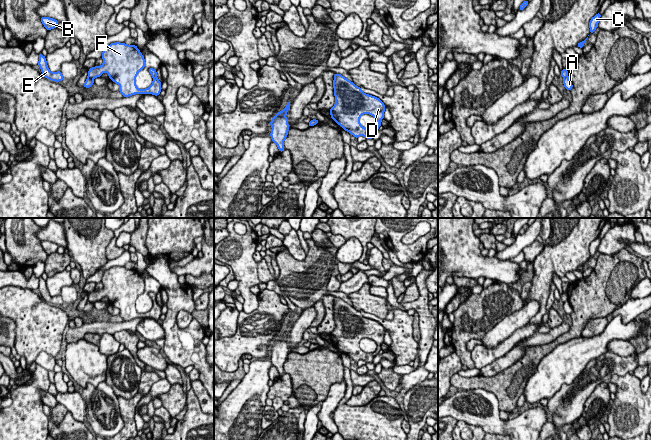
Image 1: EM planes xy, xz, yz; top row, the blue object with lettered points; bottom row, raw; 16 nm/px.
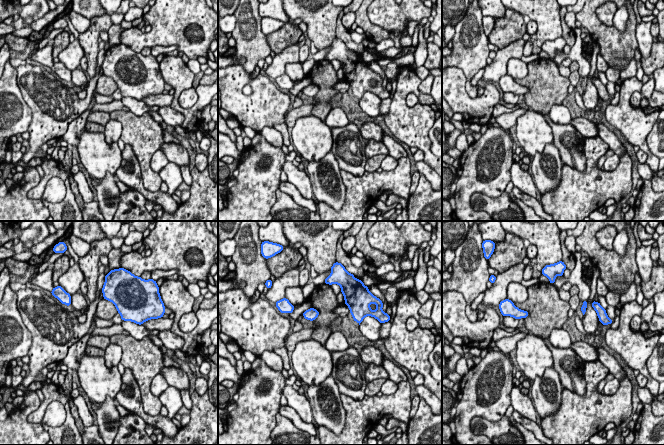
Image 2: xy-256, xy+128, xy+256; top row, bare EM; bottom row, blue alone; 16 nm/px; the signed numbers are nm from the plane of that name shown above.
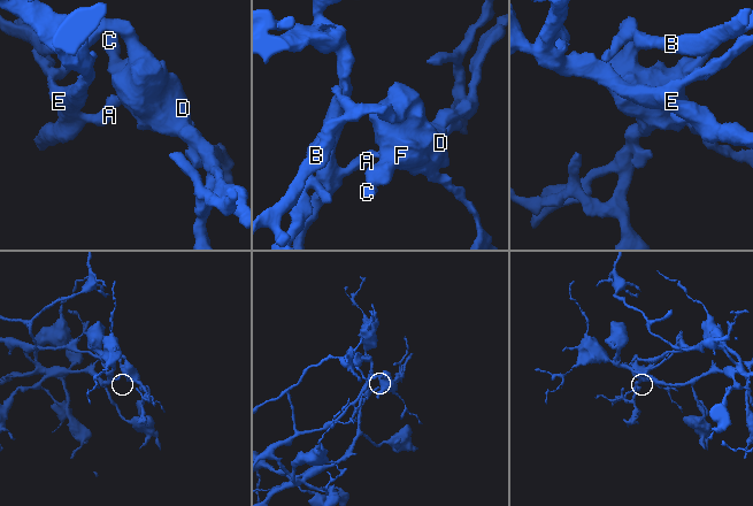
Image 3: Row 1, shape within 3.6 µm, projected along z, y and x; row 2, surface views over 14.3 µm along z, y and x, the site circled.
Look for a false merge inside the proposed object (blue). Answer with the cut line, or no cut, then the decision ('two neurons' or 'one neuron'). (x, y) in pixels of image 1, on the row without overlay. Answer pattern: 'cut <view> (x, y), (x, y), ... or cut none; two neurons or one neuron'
cut xy (88, 300), (93, 303); two neurons

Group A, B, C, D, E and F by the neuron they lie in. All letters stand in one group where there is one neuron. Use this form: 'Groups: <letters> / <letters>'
Groups: A E / B C D F

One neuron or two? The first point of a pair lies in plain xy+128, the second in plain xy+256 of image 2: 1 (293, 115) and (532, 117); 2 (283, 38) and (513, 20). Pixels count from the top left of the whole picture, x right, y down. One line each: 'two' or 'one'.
1: two
2: one

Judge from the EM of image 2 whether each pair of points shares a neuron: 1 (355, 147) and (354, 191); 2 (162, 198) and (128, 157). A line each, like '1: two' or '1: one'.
1: two
2: one

